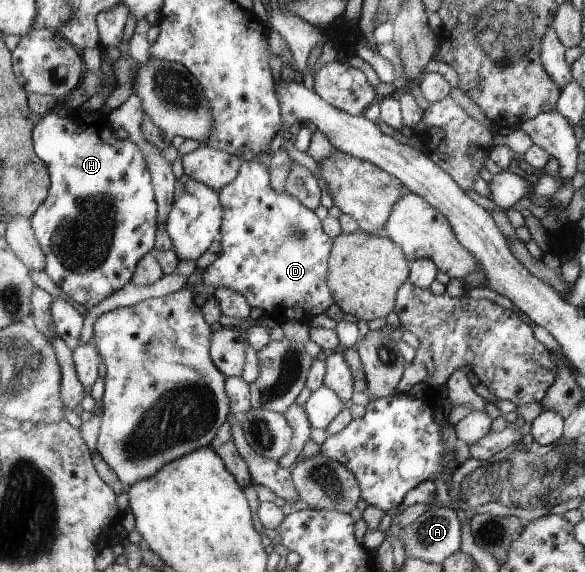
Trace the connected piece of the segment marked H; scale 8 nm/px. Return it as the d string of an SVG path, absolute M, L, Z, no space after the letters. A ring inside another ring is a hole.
M73 113L67 117L46 114L31 132L37 157L44 163L50 185L44 202L34 211L30 225L44 253L45 273L79 308L88 311L111 297L132 280L136 265L152 249L156 235L156 203L154 183L144 154L133 141L120 141L108 125L106 114L96 121L84 121Z

